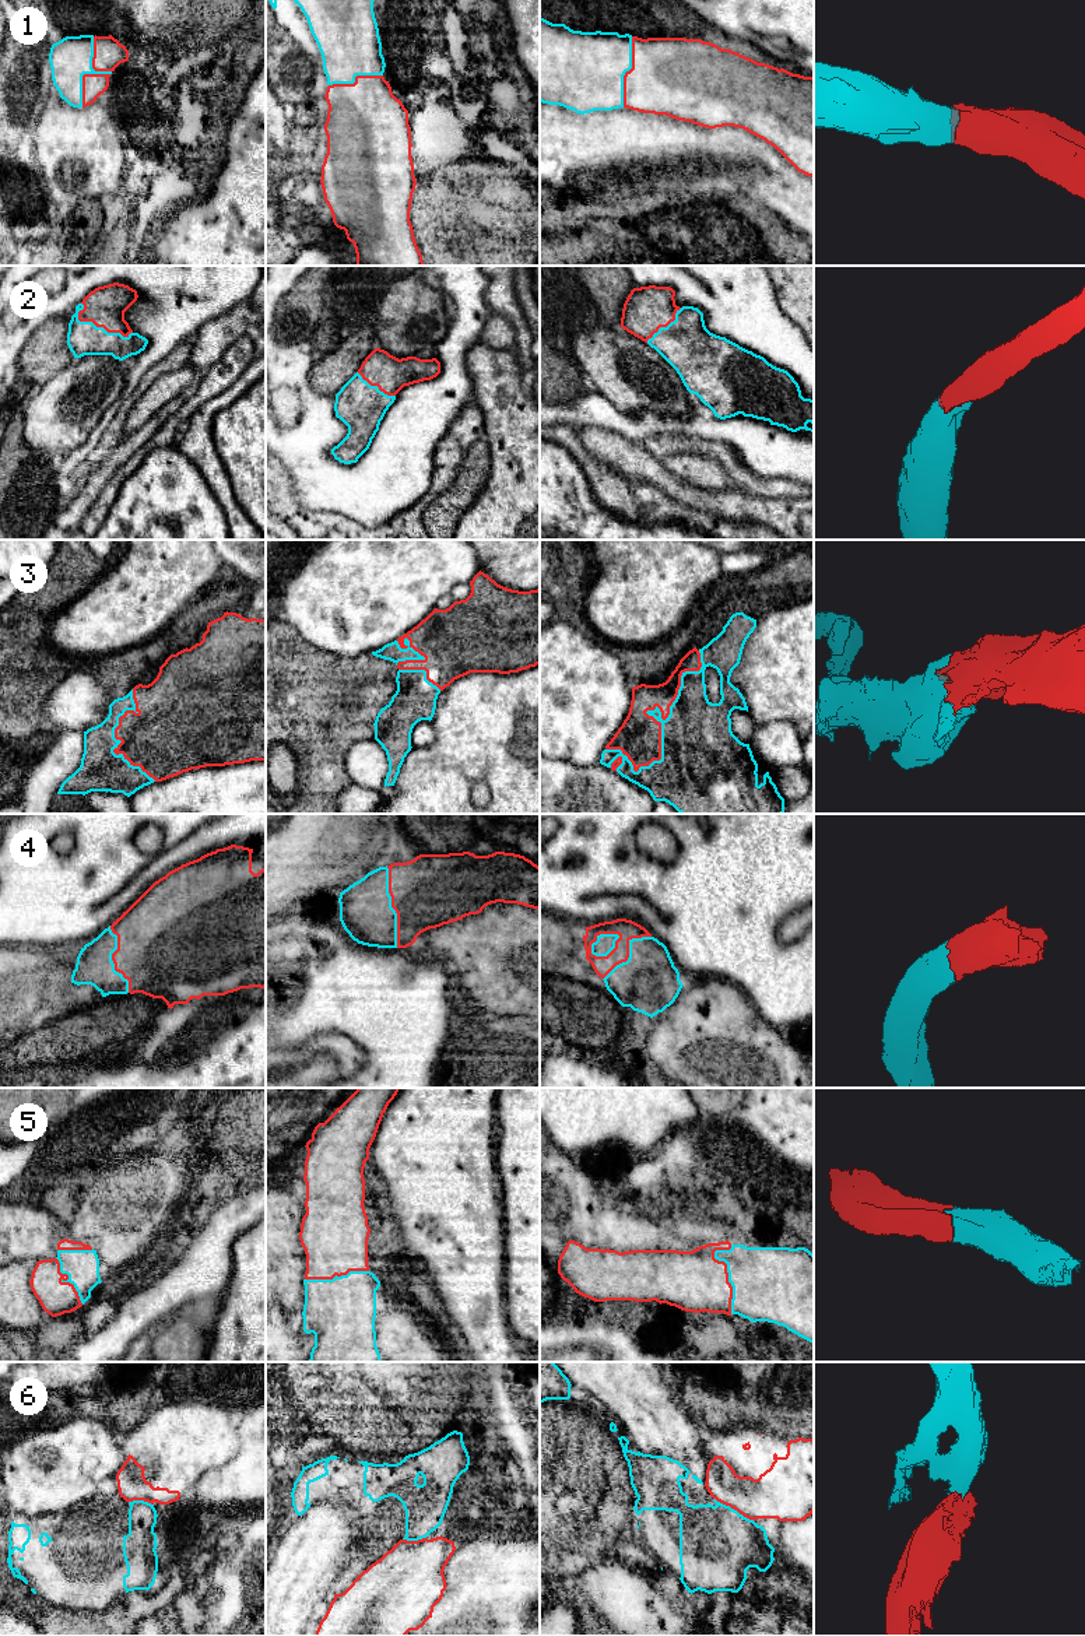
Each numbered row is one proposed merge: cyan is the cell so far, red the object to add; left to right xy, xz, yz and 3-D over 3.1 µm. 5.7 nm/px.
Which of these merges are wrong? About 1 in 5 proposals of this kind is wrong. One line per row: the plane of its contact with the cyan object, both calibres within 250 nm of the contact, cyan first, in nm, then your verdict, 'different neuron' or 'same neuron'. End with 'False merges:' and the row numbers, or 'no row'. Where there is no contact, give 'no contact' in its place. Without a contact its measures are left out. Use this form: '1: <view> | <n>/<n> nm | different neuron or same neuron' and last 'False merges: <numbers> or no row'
1: xy | 240/130 nm | same neuron
2: xy | 190/240 nm | same neuron
3: yz | 280/260 nm | same neuron
4: xz | 300/420 nm | same neuron
5: yz | 420/360 nm | same neuron
6: yz | 440/280 nm | different neuron
False merges: 6

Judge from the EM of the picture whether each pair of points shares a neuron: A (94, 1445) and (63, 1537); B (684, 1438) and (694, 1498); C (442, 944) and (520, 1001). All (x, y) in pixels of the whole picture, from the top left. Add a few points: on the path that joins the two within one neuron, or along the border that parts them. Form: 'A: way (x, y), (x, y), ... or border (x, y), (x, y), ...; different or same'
A: border (73, 1505), (41, 1515); different
B: border (646, 1453), (667, 1456), (678, 1461); different
C: way (462, 944), (501, 982); same

